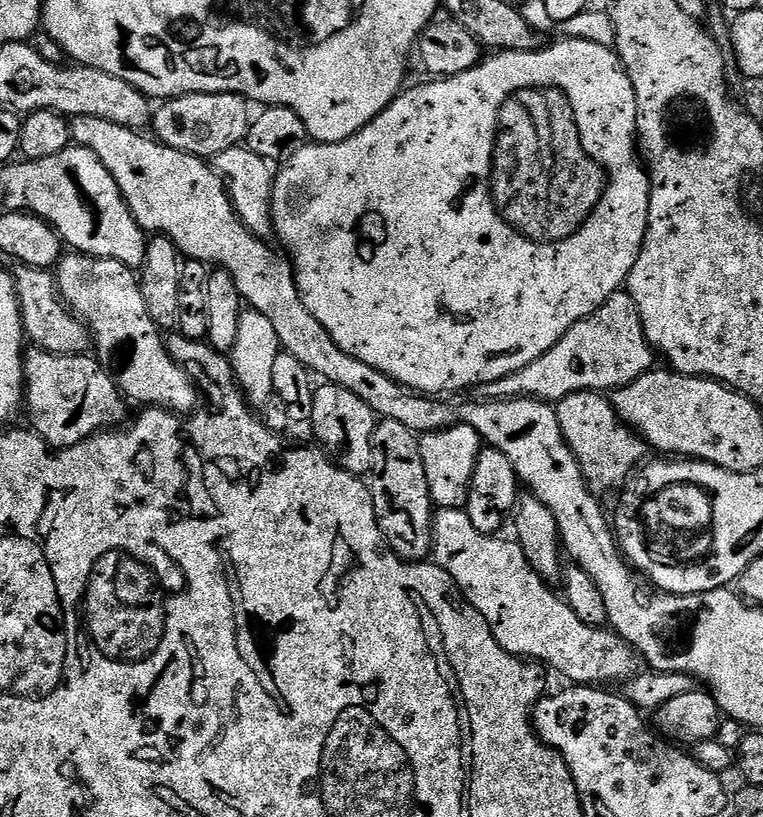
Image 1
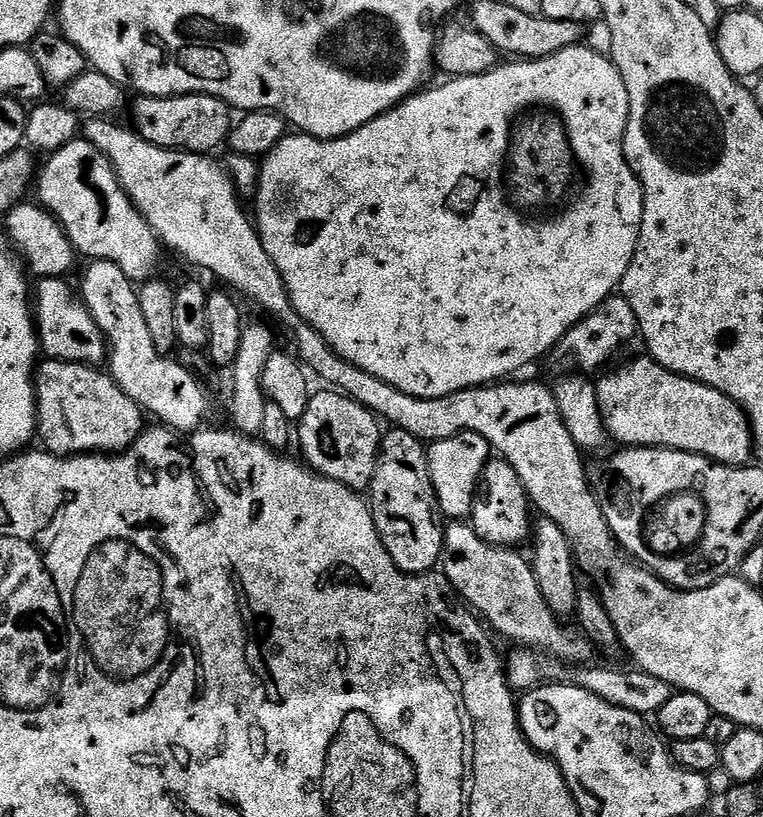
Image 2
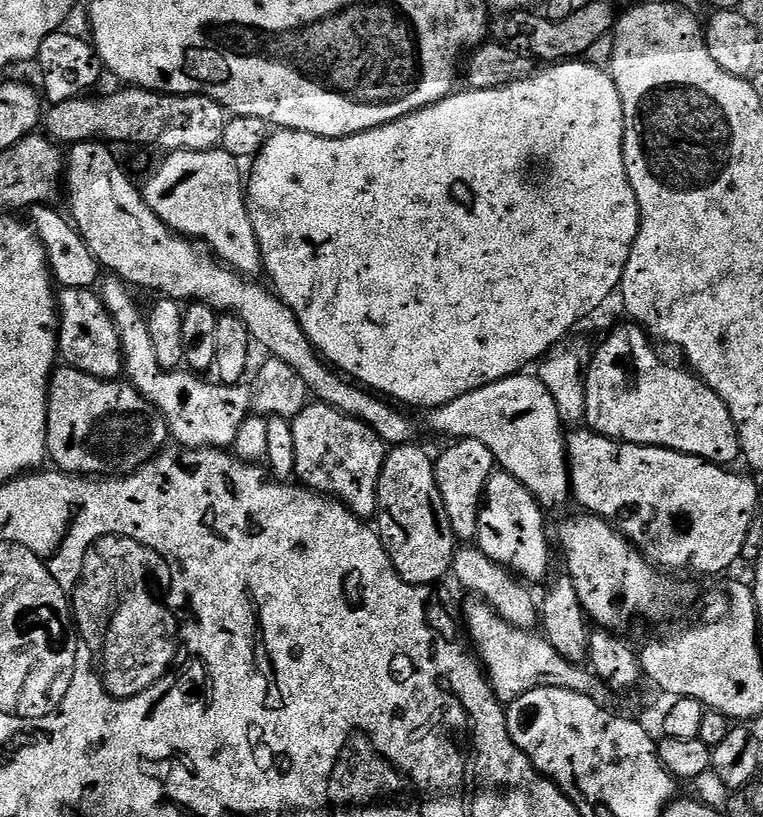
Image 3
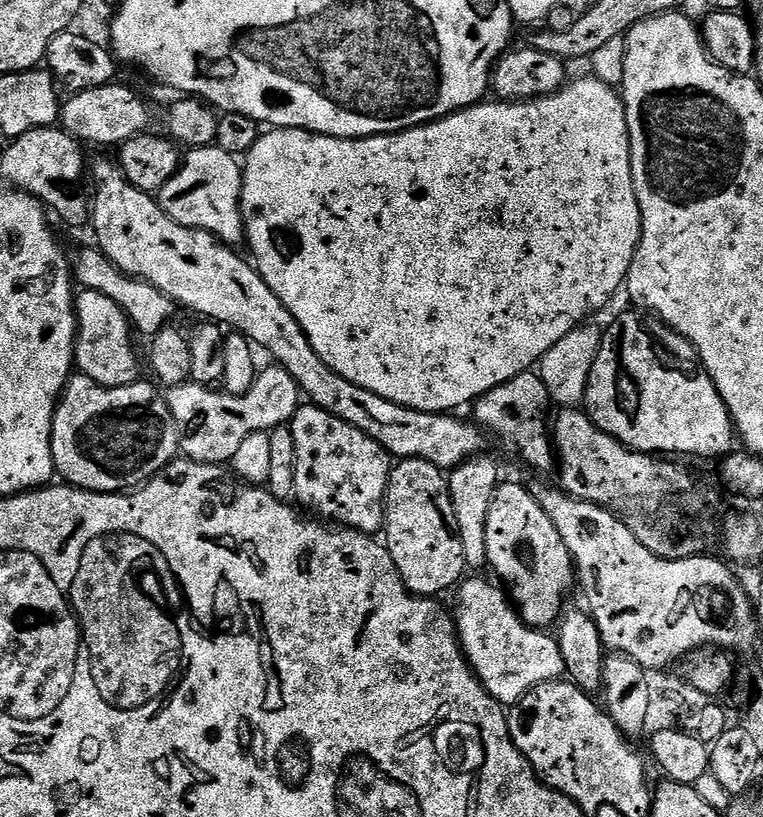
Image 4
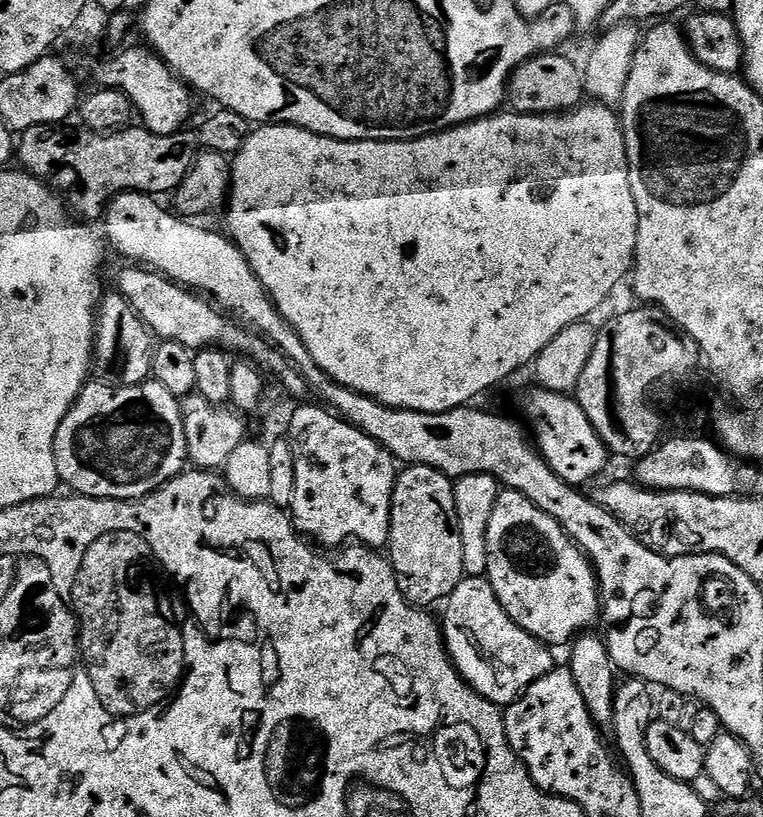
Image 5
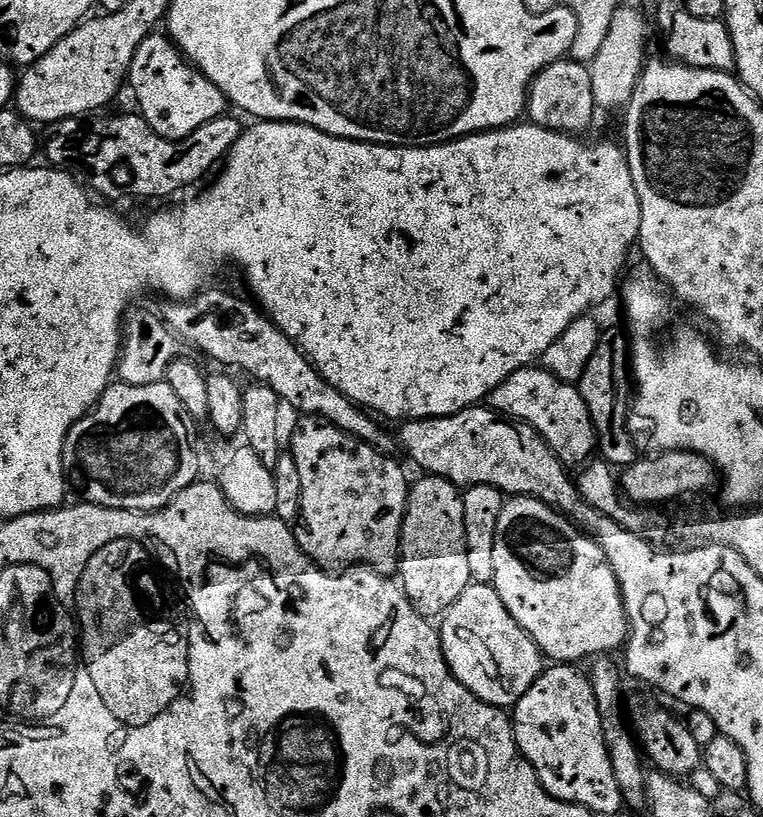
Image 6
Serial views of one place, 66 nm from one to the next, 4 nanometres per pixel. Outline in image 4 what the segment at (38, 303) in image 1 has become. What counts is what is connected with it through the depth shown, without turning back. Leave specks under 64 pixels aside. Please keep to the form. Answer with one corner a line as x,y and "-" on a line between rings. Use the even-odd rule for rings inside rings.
87,290
76,298
76,362
75,371
107,388
130,386
141,379
140,360
132,341
134,329
128,315
106,294

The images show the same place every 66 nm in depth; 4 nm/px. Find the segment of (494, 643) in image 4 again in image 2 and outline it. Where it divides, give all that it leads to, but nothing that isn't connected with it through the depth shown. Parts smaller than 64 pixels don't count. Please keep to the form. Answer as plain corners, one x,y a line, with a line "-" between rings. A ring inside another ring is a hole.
523,646
517,647
516,652
506,656
506,671
508,685
517,693
531,692
550,683
573,684
582,690
590,690
590,694
598,694
602,702
610,702
610,706
618,706
622,710
637,712
645,718
660,713
670,702
674,690
662,678
654,678
654,674
646,674
639,670
632,672
619,672
616,668
592,668
593,666
569,666
565,661
556,659
543,652
535,651
-
651,714
651,715
650,715

